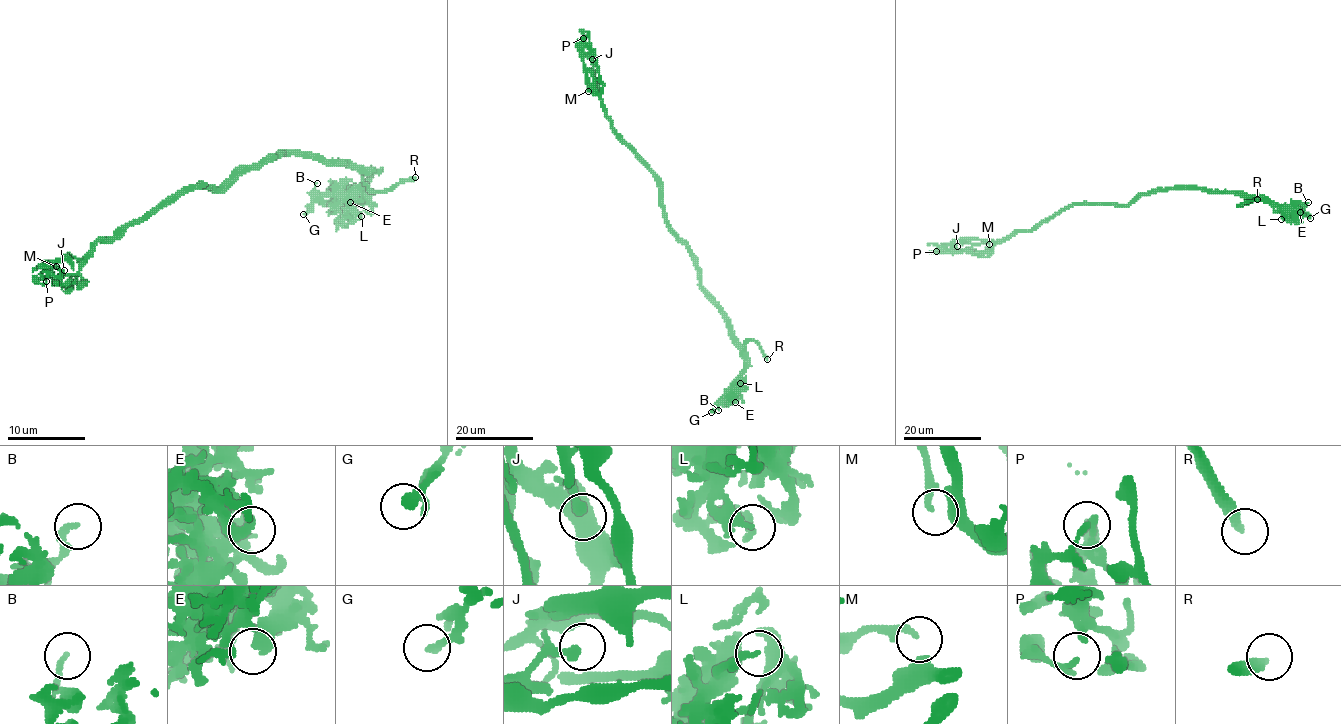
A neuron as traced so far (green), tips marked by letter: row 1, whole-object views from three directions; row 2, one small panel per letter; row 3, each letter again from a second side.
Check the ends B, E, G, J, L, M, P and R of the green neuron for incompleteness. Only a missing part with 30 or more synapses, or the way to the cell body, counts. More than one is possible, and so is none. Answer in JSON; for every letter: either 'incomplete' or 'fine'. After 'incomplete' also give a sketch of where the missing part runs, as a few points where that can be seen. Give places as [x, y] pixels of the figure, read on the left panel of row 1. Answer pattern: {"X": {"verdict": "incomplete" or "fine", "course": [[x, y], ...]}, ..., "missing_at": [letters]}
{"B": {"verdict": "fine"}, "E": {"verdict": "fine"}, "G": {"verdict": "fine"}, "J": {"verdict": "fine"}, "L": {"verdict": "fine"}, "M": {"verdict": "fine"}, "P": {"verdict": "fine"}, "R": {"verdict": "incomplete"}, "missing_at": ["R"]}

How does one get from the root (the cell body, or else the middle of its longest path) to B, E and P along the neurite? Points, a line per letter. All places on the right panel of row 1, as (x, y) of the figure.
B: (1117, 205), (1130, 205), (1140, 196), (1158, 191), (1191, 188), (1242, 192), (1288, 208), (1304, 207), (1308, 202)
E: (1117, 205), (1130, 205), (1140, 196), (1158, 191), (1203, 188), (1242, 192), (1300, 212)
P: (1117, 205), (1071, 204), (1030, 230), (1016, 230), (989, 250), (936, 251)

